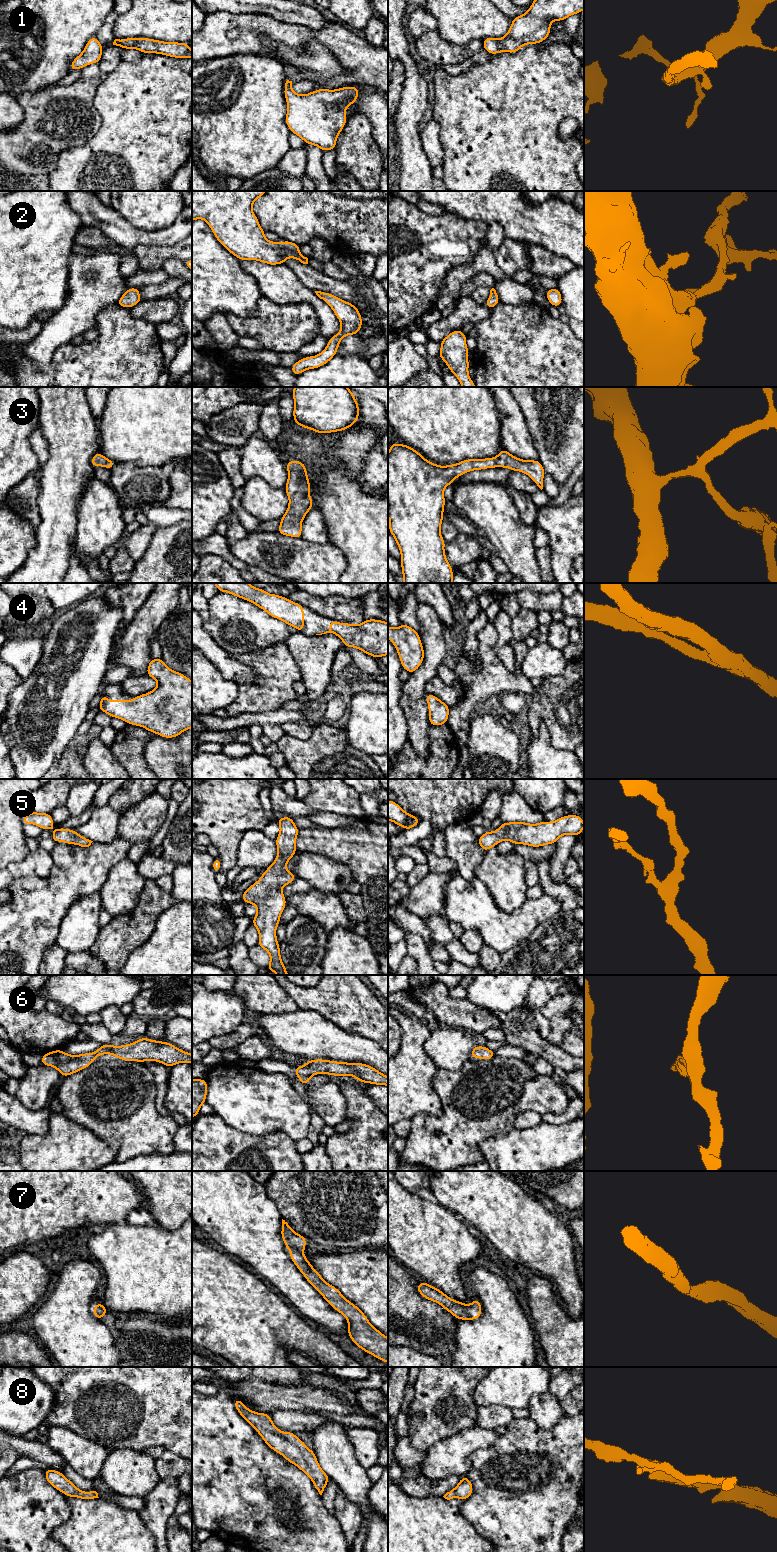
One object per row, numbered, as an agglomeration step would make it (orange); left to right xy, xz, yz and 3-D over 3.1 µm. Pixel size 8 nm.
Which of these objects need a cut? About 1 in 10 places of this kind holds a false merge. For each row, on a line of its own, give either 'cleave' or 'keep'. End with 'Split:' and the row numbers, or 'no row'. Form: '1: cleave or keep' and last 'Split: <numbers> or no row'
1: keep
2: keep
3: keep
4: keep
5: keep
6: keep
7: keep
8: keep
Split: no row

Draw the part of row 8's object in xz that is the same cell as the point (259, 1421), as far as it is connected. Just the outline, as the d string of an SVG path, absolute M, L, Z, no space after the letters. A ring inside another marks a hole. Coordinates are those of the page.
M239 1399L233 1400L238 1413L258 1432L263 1441L288 1462L302 1470L322 1495L329 1476L321 1469L316 1455L293 1432L282 1432L272 1422L270 1414L257 1413L248 1409Z

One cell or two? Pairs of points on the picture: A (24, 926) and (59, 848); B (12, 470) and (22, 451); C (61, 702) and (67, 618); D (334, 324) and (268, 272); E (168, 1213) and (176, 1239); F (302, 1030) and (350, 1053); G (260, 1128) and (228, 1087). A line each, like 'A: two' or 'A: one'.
A: one
B: one
C: one
D: one
E: two
F: one
G: one

